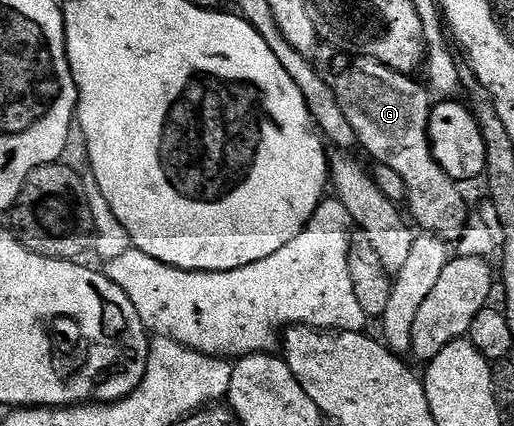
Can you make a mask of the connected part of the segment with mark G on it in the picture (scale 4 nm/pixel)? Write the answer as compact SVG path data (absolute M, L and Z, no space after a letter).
M329 45L319 46L312 62L336 93L344 117L356 129L358 147L366 150L374 163L388 165L404 179L409 218L418 222L423 232L440 235L447 241L457 240L468 222L466 199L458 188L461 186L444 173L430 148L431 92L421 82L418 84L417 78L401 75L375 59L348 57L347 52Z

